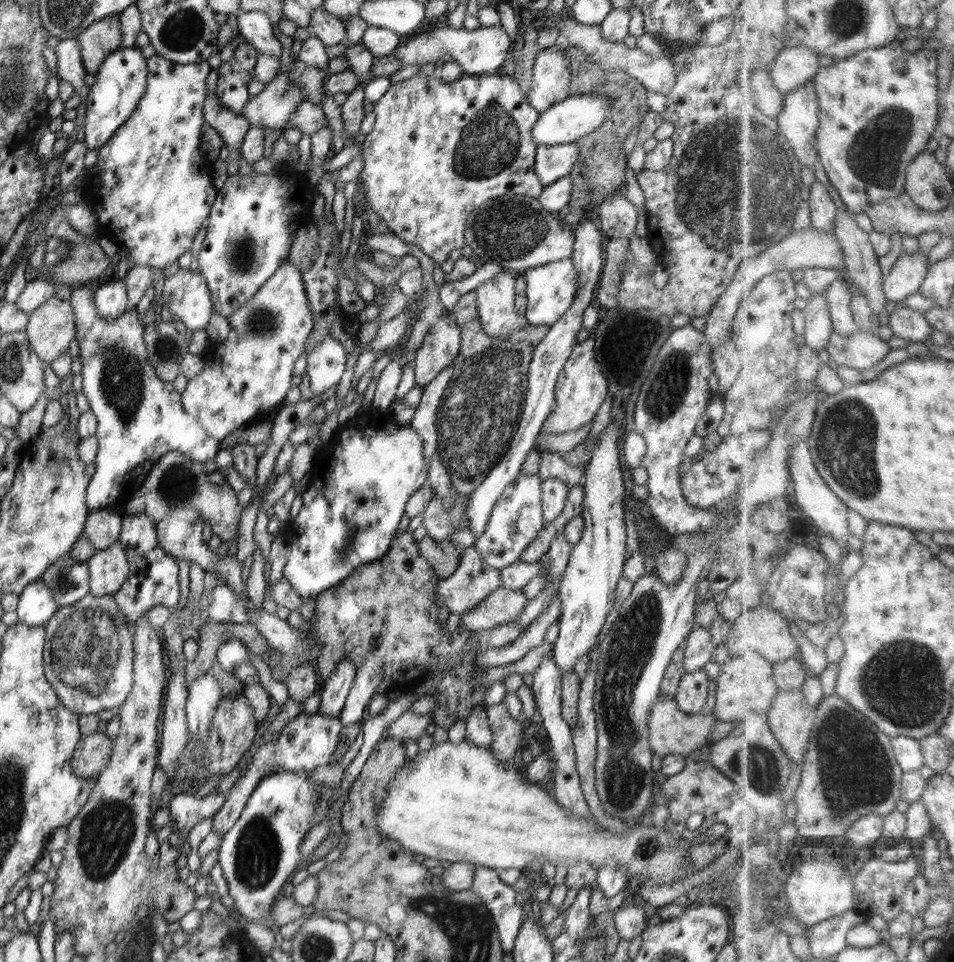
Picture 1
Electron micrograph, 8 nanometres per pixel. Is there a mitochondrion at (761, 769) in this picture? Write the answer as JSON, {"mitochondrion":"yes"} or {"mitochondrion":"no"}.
{"mitochondrion":"yes"}

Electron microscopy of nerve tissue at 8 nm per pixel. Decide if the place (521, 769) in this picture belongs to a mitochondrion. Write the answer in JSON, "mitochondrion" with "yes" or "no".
{"mitochondrion":"no"}

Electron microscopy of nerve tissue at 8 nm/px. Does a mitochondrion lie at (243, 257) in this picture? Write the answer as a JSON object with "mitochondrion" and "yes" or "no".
{"mitochondrion":"yes"}

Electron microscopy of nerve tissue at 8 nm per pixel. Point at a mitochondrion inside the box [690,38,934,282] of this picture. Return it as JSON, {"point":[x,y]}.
{"point":[875,153]}

